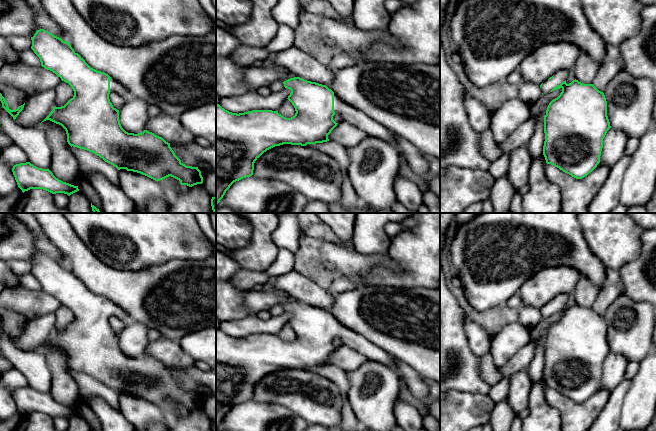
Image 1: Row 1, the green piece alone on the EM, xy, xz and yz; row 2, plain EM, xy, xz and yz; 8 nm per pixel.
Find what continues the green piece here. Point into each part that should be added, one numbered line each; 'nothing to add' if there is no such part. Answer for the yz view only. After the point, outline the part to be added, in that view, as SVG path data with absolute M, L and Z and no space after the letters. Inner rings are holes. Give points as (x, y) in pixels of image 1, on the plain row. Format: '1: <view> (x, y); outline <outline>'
1: yz (560, 300); outline M561 294L558 295L554 298L554 300L546 304L542 310L541 310L541 315L543 318L548 318L554 311L560 309L563 305L566 304L567 300L567 295Z

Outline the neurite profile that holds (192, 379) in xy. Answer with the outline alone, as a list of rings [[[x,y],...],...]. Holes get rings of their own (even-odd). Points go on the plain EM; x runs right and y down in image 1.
[[[170,367],[175,379],[186,390],[198,391],[200,386],[208,387],[216,396],[216,370],[202,371],[196,367],[183,371],[179,368]]]

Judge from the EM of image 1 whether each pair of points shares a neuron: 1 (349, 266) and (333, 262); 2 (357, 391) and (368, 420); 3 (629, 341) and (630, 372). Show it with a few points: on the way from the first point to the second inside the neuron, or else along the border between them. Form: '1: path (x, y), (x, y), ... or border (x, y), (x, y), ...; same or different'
1: path (345, 262), (337, 262); same
2: path (364, 398), (368, 402), (368, 413); same
3: border (628, 361), (637, 361), (639, 363); different

